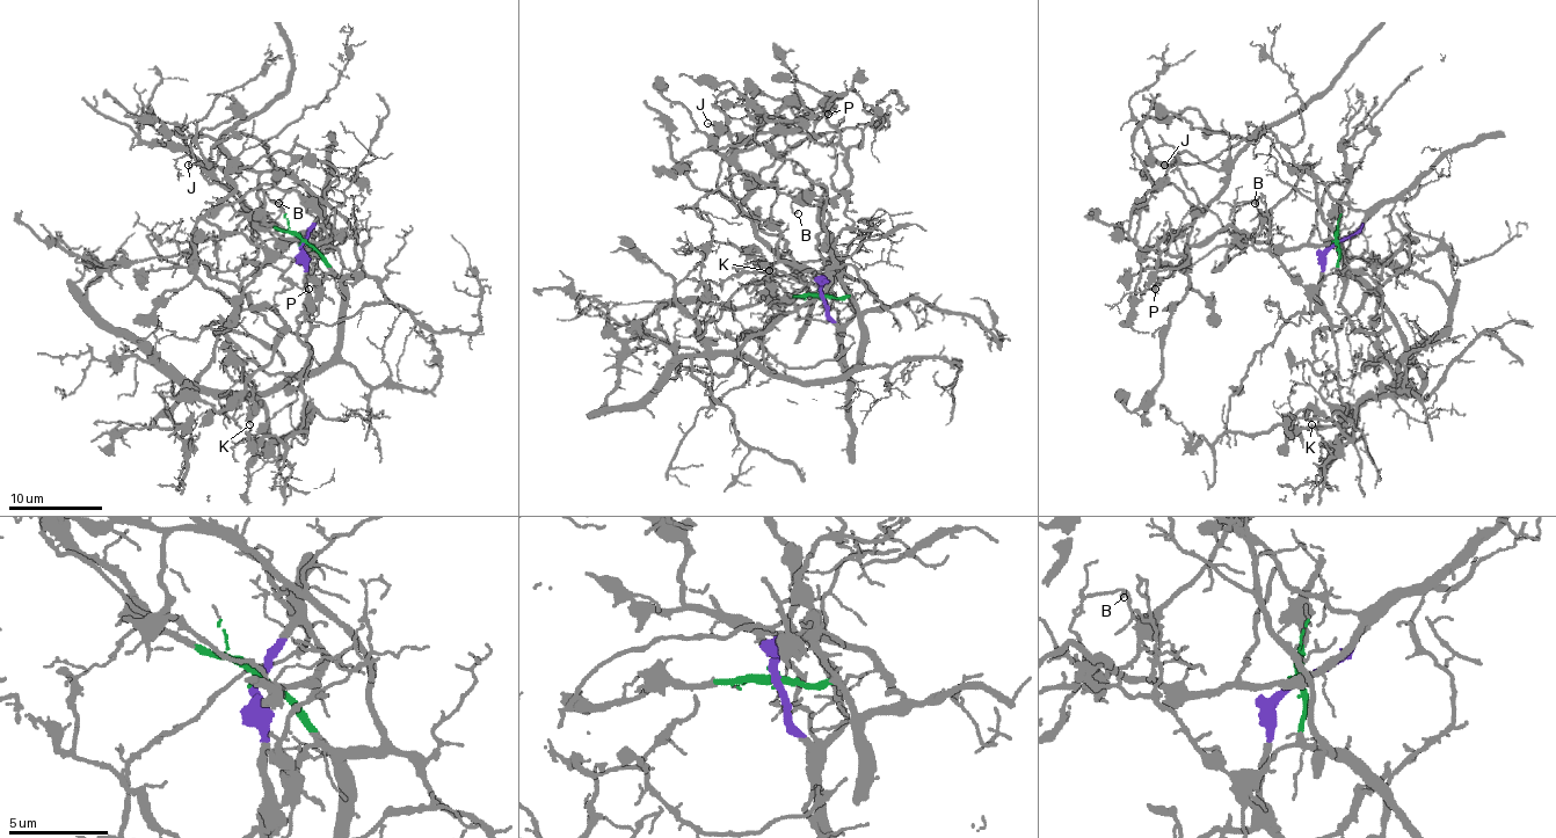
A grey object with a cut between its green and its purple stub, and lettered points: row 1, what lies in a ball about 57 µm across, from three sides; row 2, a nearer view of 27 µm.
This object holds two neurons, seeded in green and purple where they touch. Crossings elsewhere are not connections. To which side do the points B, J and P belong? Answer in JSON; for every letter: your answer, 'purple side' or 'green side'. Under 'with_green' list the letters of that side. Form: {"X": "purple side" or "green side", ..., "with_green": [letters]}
{"B": "purple side", "J": "purple side", "P": "purple side", "with_green": []}

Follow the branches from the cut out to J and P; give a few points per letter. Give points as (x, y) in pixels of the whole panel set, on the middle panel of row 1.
J: (823, 296), (826, 312), (840, 323), (833, 296), (777, 234), (761, 227), (731, 186), (733, 141), (706, 123)
P: (823, 296), (842, 326), (851, 305), (828, 268), (819, 211), (849, 179), (846, 153), (800, 128), (828, 114)

